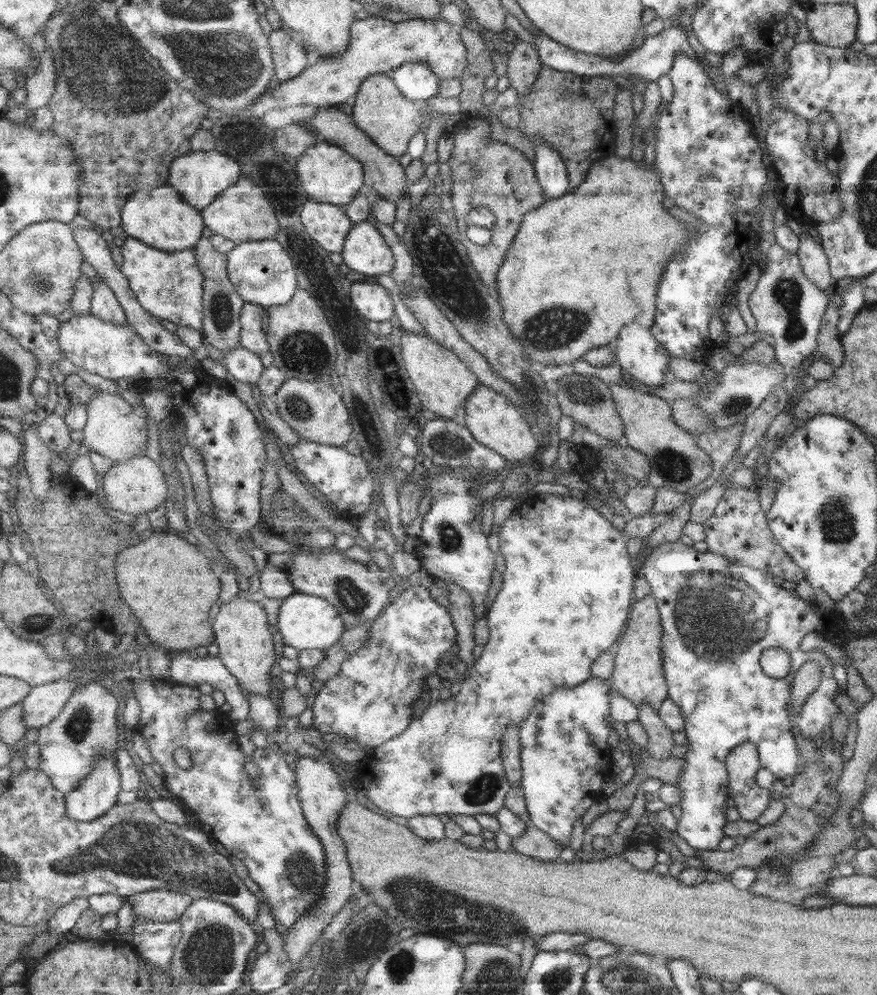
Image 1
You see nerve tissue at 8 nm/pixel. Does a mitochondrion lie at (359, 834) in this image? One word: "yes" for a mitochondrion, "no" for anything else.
no

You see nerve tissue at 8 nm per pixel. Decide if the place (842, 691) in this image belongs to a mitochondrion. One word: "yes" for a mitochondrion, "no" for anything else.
no

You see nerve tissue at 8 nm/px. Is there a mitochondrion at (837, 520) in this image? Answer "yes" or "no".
yes

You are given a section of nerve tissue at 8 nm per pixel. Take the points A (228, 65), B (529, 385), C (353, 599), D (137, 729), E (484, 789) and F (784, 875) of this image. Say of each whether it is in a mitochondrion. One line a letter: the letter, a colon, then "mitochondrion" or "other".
A: mitochondrion
B: mitochondrion
C: mitochondrion
D: other
E: mitochondrion
F: mitochondrion

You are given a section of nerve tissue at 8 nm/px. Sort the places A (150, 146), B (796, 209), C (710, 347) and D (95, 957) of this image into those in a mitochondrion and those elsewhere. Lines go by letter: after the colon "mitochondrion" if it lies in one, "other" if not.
A: other
B: other
C: other
D: other

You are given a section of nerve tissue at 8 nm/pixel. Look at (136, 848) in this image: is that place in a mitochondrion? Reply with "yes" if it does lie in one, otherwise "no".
yes

